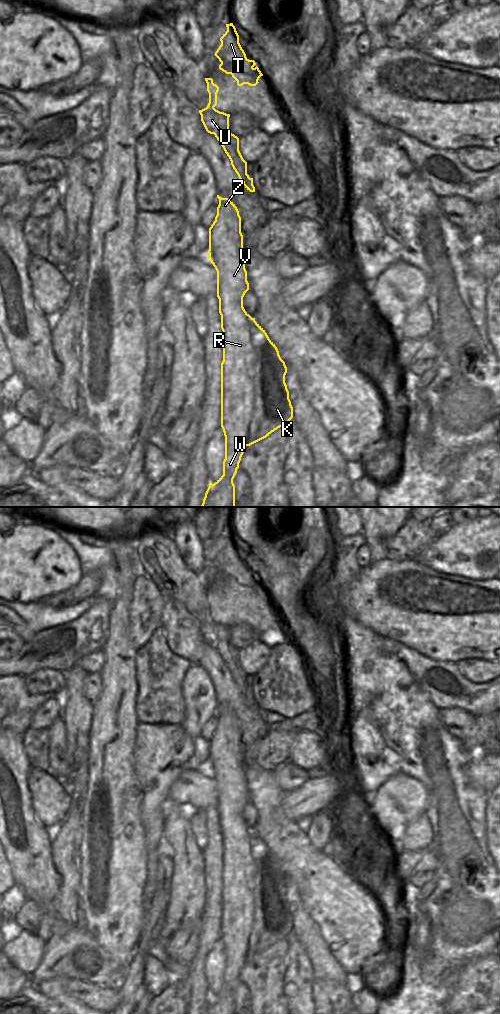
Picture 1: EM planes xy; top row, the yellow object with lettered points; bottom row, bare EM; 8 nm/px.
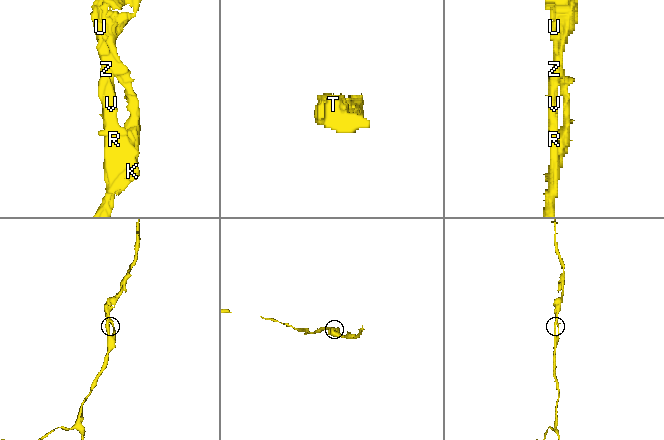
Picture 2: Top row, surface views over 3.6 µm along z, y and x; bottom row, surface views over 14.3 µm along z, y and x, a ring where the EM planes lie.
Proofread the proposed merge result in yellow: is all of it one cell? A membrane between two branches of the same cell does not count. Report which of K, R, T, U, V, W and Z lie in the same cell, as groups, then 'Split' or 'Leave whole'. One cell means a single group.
Groups: K / R T U V W Z. Split.

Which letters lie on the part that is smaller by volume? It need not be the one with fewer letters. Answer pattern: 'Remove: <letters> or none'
Remove: K.

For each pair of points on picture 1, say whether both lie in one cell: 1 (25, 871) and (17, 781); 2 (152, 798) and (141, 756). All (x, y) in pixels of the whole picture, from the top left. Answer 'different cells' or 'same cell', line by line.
1: same cell
2: same cell

